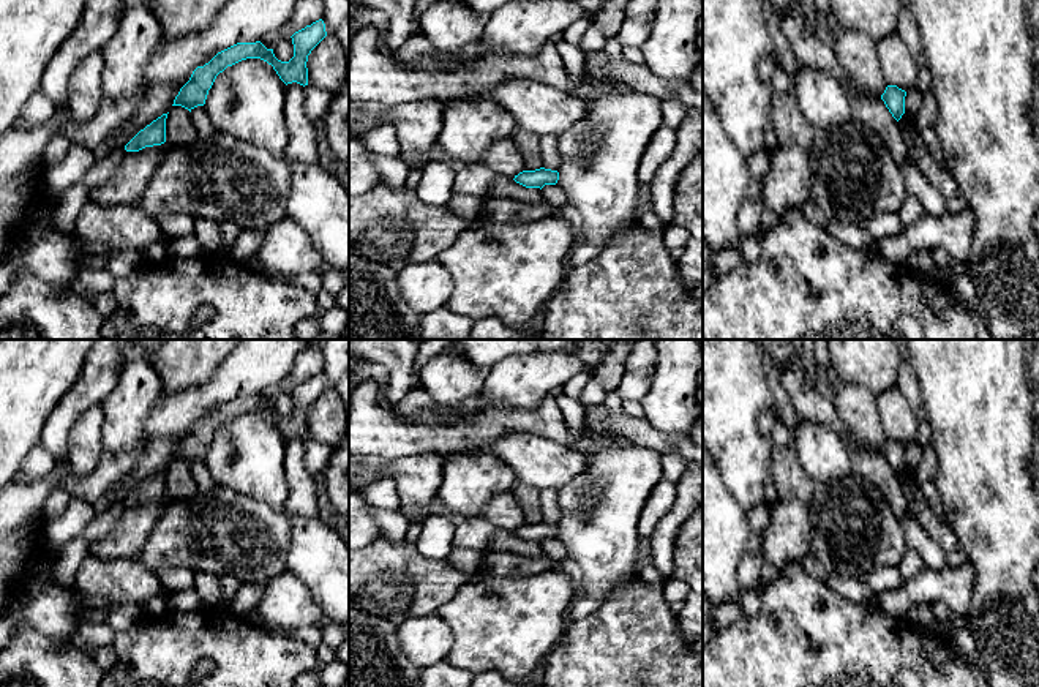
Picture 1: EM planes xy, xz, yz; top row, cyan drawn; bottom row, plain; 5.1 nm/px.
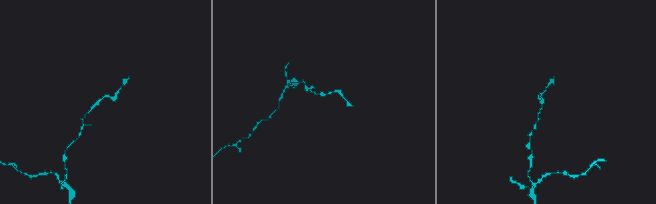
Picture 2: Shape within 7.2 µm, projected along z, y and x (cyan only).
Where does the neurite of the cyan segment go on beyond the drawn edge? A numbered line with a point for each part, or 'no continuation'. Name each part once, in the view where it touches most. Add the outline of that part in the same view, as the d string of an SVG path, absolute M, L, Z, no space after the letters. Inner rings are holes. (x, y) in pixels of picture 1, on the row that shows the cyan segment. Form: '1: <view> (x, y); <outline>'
no continuation

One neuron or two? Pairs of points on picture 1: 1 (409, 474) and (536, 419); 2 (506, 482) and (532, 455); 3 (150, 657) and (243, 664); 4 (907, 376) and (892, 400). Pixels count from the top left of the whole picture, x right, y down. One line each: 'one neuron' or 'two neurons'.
1: two neurons
2: two neurons
3: one neuron
4: two neurons

